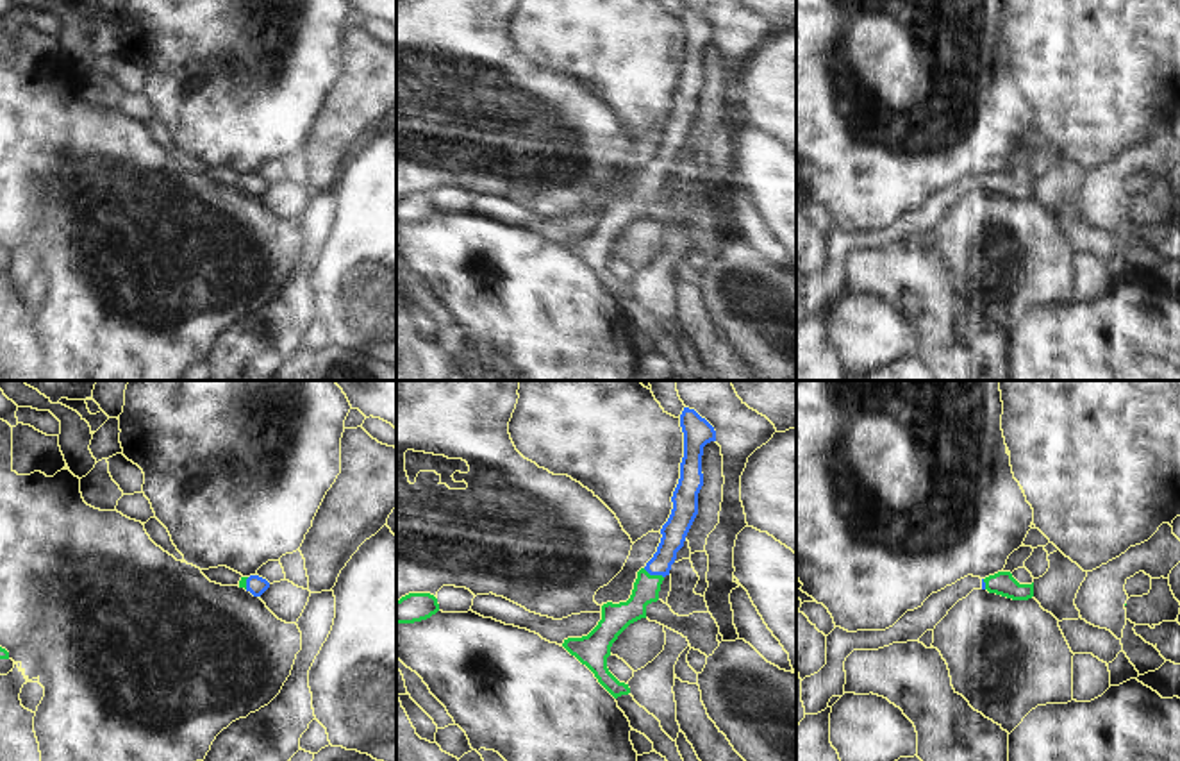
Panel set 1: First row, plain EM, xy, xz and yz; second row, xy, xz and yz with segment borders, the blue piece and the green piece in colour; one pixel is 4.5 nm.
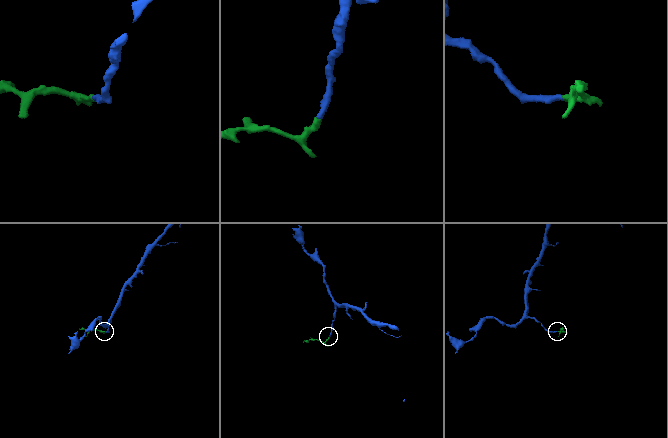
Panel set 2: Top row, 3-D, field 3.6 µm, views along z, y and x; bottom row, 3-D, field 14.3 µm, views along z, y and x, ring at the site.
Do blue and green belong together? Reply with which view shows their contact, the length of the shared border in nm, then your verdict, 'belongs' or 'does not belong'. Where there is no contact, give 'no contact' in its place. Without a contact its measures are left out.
xz | 100 nm | belongs

